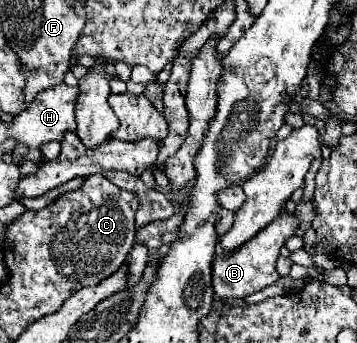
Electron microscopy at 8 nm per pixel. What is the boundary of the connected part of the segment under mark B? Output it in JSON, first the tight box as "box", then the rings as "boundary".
{"box":[212,215,298,299],"boundary":[[[282,215],[274,219],[268,227],[264,227],[258,235],[254,235],[250,241],[246,241],[242,247],[236,247],[230,253],[216,253],[212,263],[212,287],[214,287],[214,299],[244,299],[272,283],[280,277],[276,271],[276,259],[280,255],[280,247],[288,237],[294,235],[298,227],[298,221],[294,215]]]}

